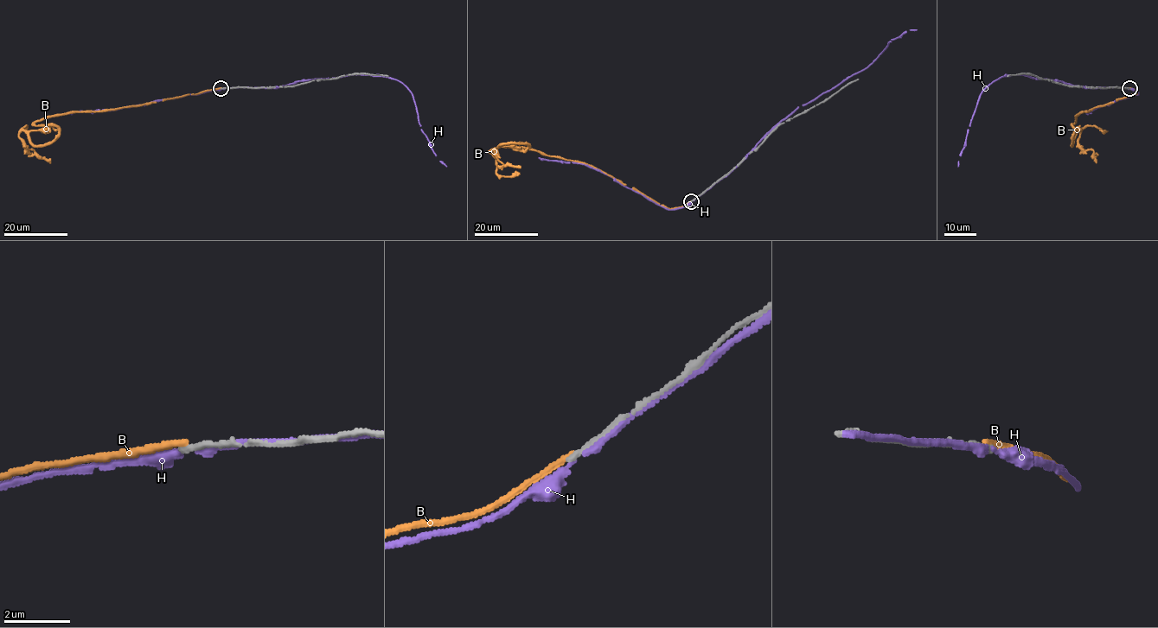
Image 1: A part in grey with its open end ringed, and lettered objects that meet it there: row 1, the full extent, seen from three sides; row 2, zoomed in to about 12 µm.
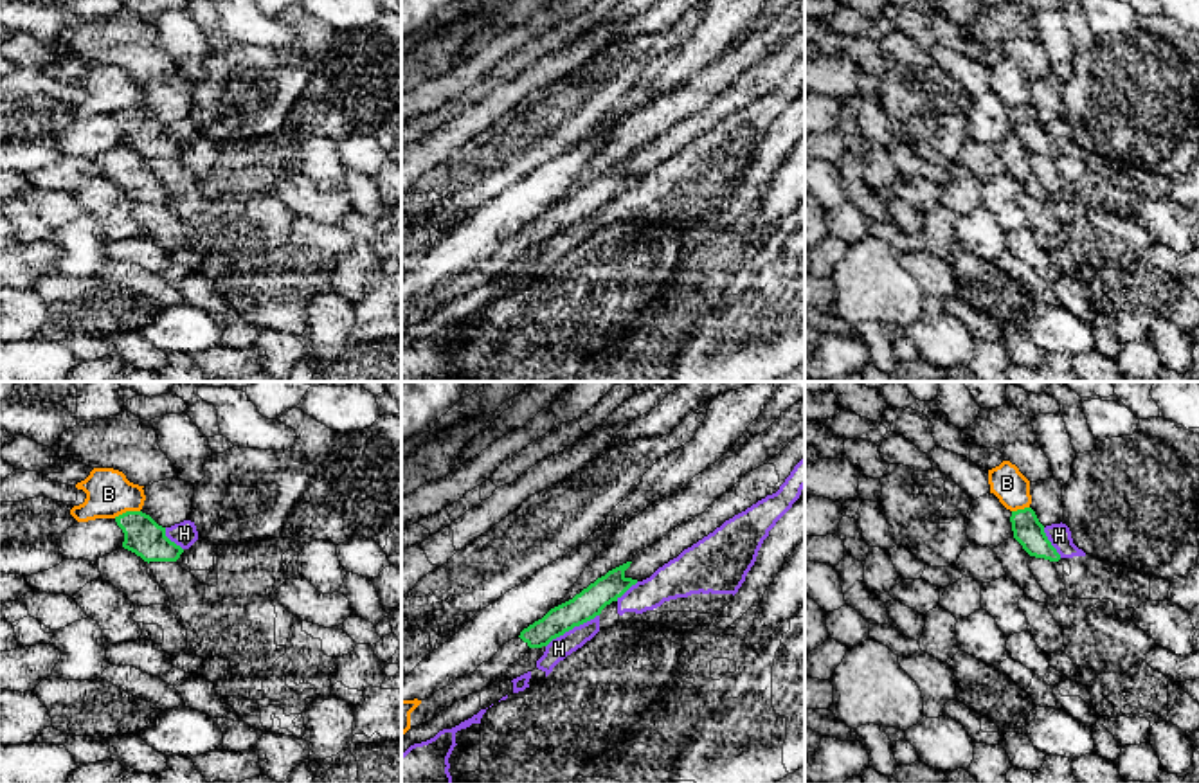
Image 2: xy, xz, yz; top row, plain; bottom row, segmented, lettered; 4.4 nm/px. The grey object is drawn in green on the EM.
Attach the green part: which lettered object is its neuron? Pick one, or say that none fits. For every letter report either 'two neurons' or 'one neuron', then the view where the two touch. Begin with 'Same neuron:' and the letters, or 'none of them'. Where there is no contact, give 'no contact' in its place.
Same neuron: none of them
B: two neurons; meets green in xy
H: two neurons; meets green in xz

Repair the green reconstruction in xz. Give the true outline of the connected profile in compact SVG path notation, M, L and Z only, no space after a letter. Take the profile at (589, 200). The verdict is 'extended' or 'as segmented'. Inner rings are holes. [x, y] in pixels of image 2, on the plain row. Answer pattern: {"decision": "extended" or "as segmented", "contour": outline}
{"decision": "extended", "contour": "M627 158L605 173L598 175L572 196L551 205L542 216L535 218L520 229L518 234L508 238L499 248L482 259L473 270L454 277L450 283L436 288L410 310L410 324L430 319L436 311L468 292L491 283L497 275L506 274L508 265L524 254L531 245L547 243L553 236L580 223L618 198L637 176L627 175Z"}

